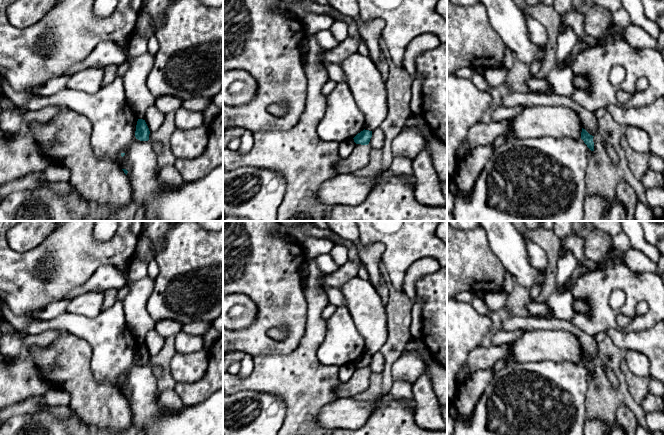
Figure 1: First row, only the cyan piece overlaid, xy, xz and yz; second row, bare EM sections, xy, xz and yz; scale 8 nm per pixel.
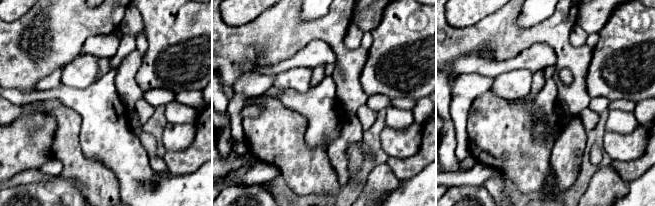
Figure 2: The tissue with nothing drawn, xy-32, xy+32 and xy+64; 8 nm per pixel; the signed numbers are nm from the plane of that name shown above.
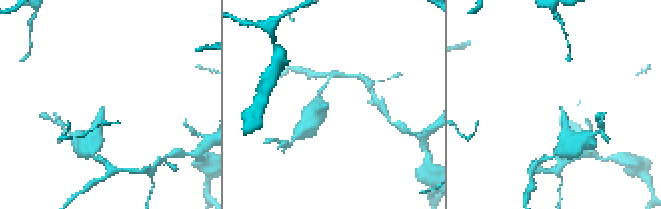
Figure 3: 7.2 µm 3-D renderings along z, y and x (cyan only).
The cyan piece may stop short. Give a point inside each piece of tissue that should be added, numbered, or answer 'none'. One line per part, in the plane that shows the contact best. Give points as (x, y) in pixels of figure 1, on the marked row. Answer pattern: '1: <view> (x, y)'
none

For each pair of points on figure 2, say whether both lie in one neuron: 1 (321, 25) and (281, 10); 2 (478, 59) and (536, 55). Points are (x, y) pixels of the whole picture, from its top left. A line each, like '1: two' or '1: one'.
1: one
2: one

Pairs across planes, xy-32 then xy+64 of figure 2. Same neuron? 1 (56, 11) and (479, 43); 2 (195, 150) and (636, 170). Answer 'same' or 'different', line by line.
1: same
2: same

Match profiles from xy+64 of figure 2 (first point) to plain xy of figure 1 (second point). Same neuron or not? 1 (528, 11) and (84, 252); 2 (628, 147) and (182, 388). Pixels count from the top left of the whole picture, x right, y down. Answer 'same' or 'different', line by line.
1: different
2: different

